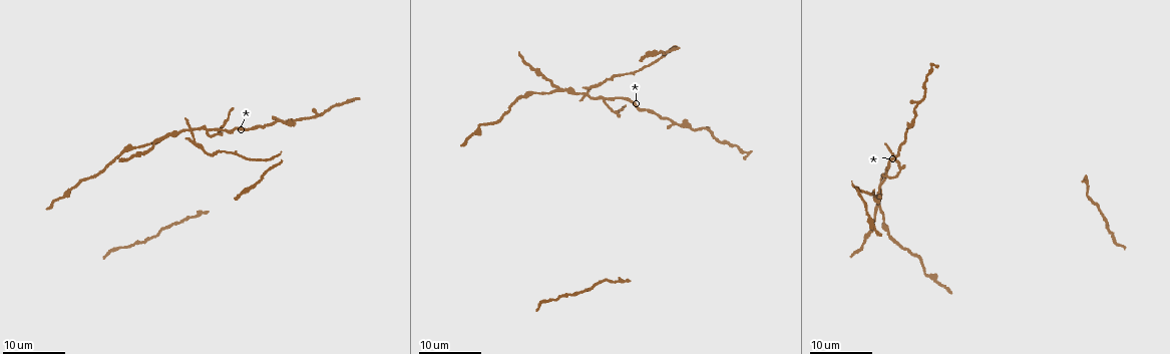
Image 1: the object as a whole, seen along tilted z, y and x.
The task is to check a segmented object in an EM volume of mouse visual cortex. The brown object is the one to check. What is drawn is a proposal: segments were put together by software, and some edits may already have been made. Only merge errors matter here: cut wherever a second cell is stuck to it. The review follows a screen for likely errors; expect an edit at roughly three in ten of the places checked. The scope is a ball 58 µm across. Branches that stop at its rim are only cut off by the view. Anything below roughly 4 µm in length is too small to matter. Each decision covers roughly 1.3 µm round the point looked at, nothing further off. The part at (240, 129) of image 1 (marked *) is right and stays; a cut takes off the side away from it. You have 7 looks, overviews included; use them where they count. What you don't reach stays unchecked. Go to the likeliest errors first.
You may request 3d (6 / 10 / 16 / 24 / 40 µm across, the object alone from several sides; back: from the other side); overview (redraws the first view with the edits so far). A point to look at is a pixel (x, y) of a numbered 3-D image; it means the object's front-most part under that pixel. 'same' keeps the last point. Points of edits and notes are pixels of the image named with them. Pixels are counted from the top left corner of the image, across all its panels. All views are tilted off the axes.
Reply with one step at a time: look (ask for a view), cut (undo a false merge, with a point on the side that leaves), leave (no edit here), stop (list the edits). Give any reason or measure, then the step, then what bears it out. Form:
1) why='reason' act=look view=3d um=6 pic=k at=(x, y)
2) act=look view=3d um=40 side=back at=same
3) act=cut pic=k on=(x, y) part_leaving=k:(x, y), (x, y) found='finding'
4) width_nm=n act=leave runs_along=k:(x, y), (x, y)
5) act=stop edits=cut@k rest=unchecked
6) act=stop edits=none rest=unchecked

why='four-way junction' act=look view=3d um=16 pic=1 at=(879, 186)

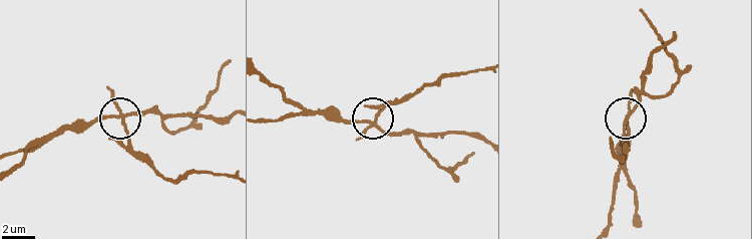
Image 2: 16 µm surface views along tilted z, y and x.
act=look view=3d um=6 pic=2 at=(377, 121)

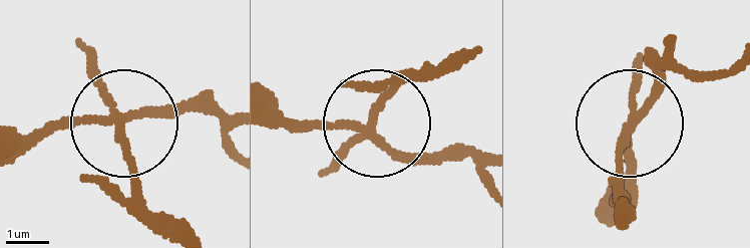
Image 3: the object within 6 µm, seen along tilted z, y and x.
why='other side' act=look view=3d um=6 side=back pic=3 at=(116, 128)

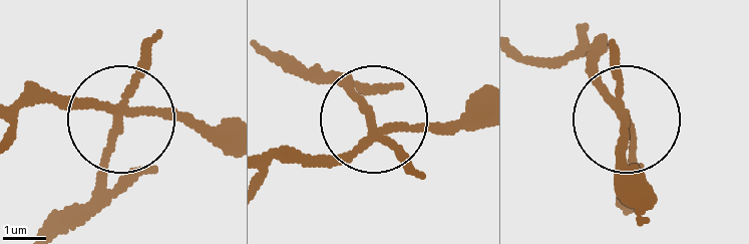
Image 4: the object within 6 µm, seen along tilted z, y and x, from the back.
arms=4 act=cut pic=4 on=(144, 55) found='two cells meet here'

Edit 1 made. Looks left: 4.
act=look view=overview

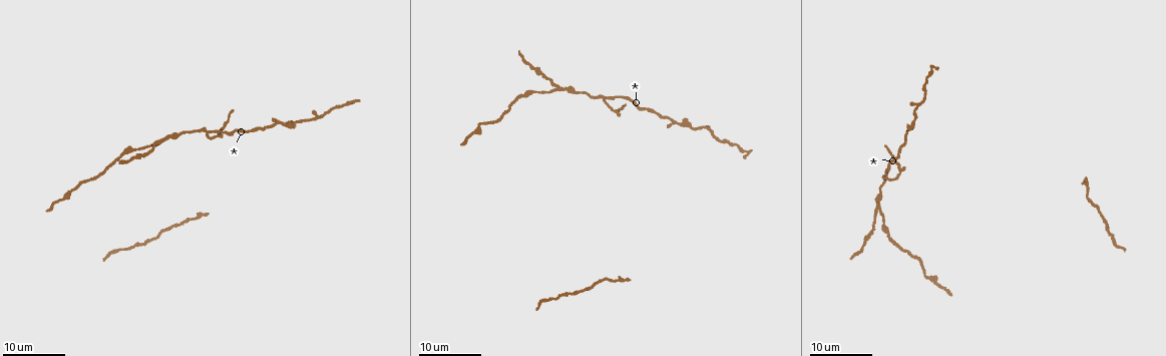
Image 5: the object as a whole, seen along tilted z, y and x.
why='arms part here' act=look view=3d um=16 pic=5 at=(879, 209)

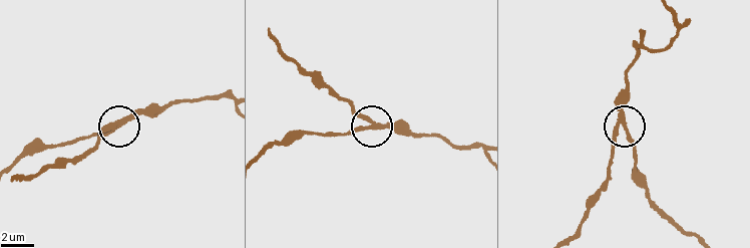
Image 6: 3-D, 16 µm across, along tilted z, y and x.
act=look view=3d um=6 pic=6 at=(368, 123)

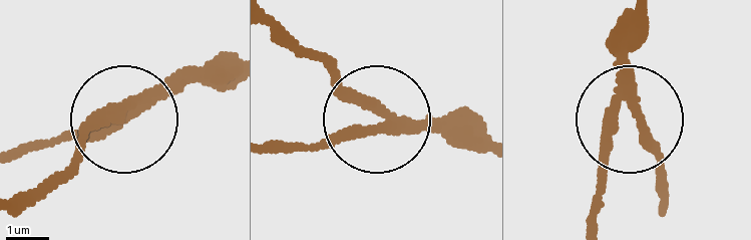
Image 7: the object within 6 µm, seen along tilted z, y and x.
side_arm_um=11 act=cut pic=7 on=(332, 143) part_leaving=7:(382, 130), (273, 152) found='a second cell is stuck on'

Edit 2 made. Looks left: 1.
act=stop edits=cut@4,cut@7 rest=unchecked

